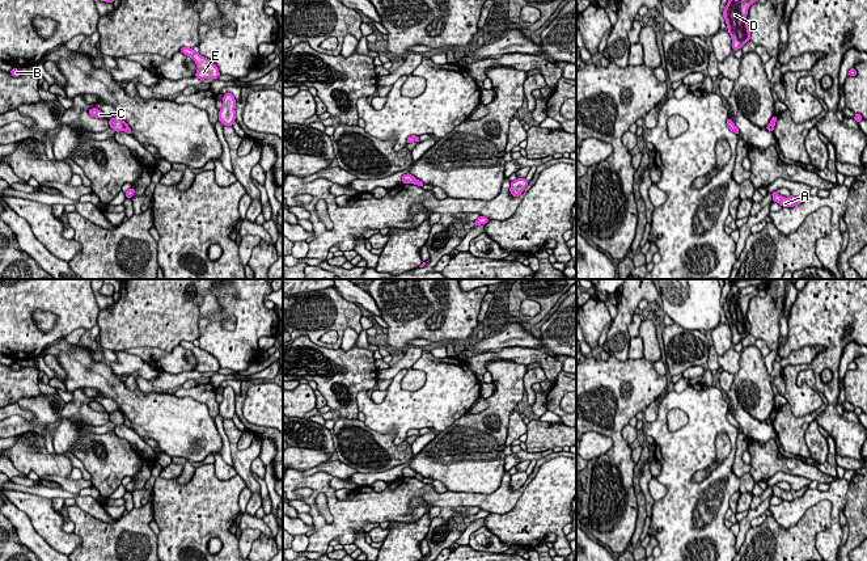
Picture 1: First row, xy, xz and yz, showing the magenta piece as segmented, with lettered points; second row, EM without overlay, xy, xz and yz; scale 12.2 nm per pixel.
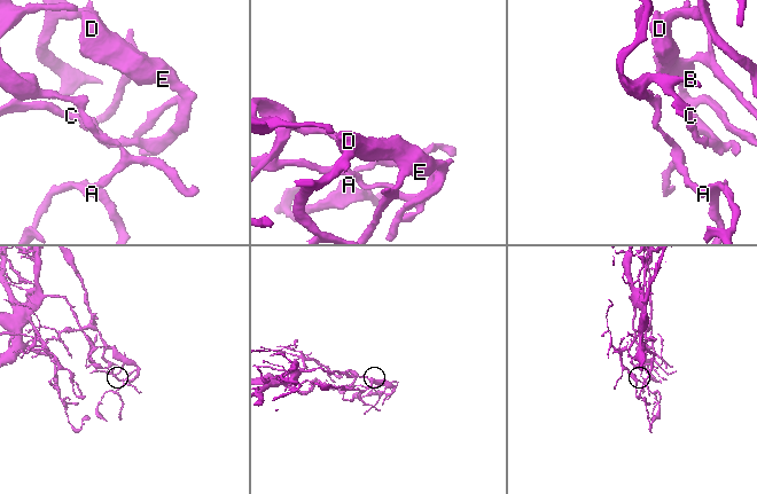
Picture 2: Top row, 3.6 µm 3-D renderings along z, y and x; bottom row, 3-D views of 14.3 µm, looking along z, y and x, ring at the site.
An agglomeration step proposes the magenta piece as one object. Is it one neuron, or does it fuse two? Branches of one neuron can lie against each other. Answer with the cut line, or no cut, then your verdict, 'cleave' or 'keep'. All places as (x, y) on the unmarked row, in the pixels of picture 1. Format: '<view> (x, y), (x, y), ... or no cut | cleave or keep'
xy (122, 414), (125, 424) | cleave

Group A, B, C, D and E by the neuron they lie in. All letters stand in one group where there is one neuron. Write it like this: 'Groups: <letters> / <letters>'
Groups: A B C / D E

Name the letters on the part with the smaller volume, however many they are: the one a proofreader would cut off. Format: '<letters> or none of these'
D, E

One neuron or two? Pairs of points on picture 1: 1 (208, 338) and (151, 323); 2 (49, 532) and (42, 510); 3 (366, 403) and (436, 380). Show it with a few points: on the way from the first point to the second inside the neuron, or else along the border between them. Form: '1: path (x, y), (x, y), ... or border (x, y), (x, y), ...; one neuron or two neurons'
1: border (215, 309), (199, 319), (197, 338); two neurons
2: path (49, 527), (42, 515); one neuron
3: path (384, 409), (410, 409), (421, 399); one neuron

